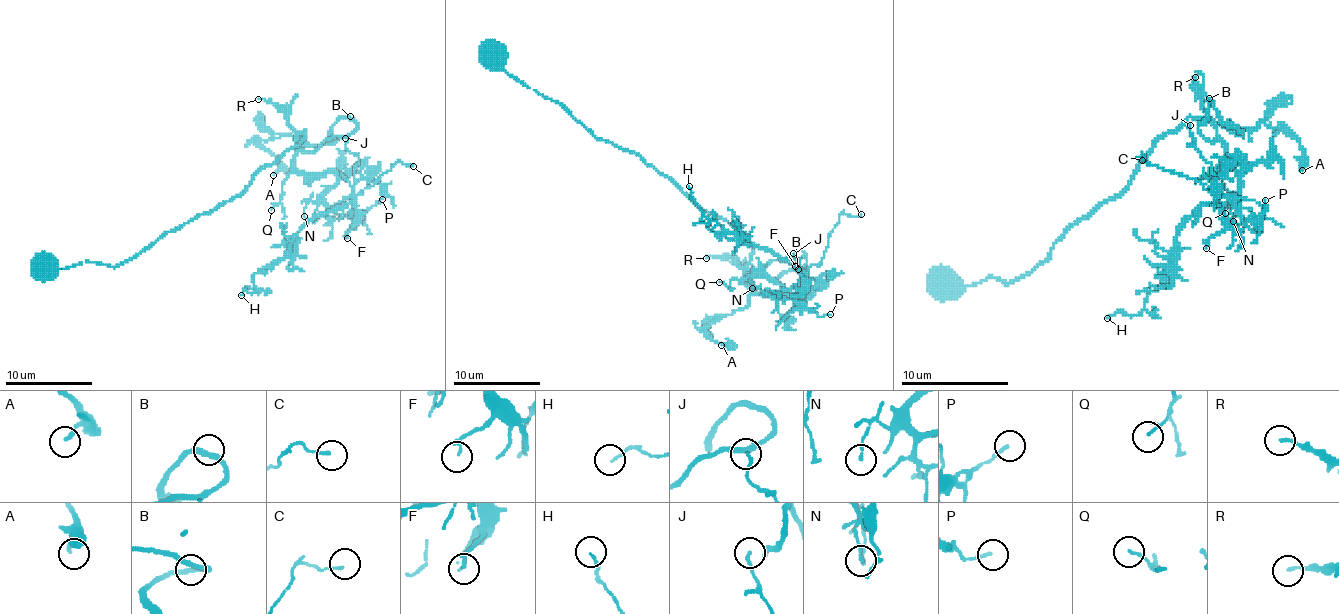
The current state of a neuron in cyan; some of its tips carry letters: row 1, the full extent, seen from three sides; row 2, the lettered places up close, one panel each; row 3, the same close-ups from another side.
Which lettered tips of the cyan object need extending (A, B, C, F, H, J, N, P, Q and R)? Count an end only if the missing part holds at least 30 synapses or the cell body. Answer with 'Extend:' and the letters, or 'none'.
Extend: none

